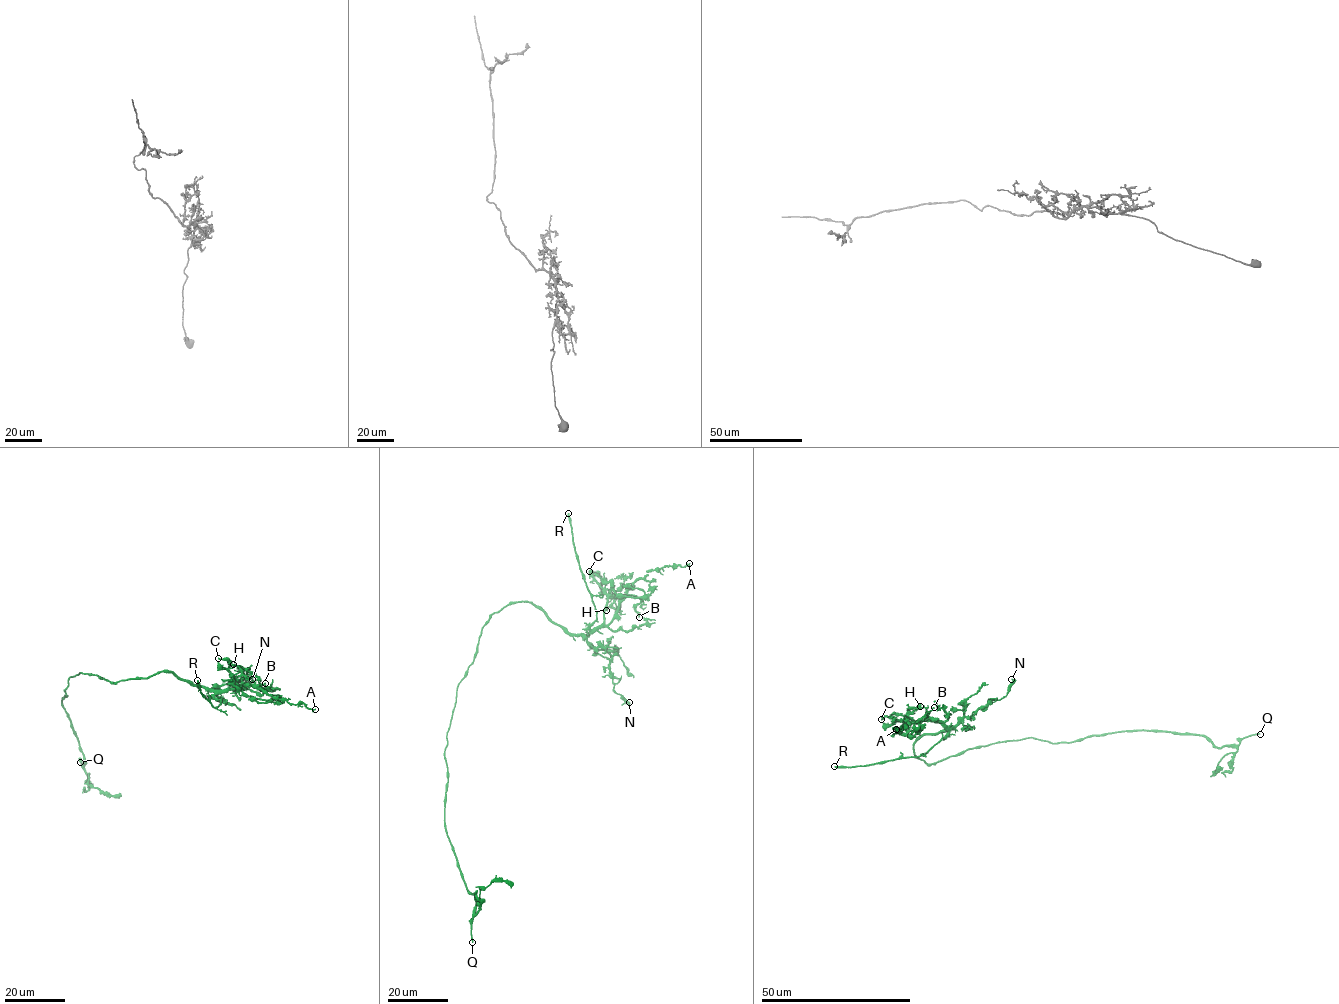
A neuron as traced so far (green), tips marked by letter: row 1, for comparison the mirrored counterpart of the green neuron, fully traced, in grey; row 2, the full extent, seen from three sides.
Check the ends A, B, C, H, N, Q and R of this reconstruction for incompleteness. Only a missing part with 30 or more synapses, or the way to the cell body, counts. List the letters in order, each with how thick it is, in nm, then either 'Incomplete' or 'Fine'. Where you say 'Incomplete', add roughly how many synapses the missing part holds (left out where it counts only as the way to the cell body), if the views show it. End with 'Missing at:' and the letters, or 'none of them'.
A: Thickness 150 nm. Fine
B: Thickness 130 nm. Fine
C: Thickness 140 nm. Fine
H: Thickness 170 nm. Fine
N: Thickness 190 nm. Fine
Q: Thickness 200 nm. Incomplete. Roughly 70 synapses
R: Thickness 240 nm. Incomplete
Missing at: Q, R

